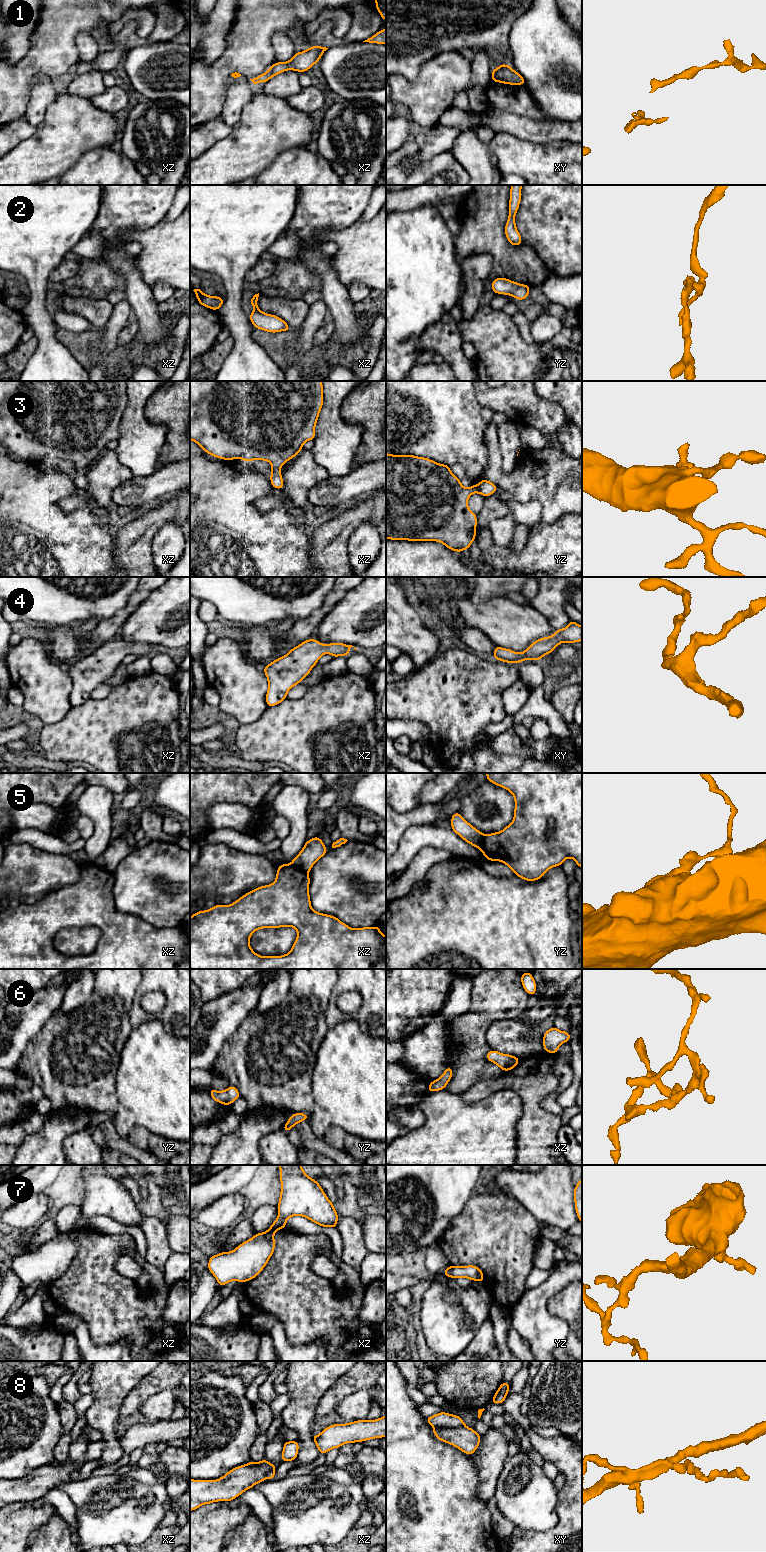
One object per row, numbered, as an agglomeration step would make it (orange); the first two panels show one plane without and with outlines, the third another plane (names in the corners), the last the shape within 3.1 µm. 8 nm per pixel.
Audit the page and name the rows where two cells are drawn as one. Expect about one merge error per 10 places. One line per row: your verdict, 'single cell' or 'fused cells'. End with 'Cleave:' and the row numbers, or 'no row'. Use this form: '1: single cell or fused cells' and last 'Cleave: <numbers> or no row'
1: single cell
2: single cell
3: single cell
4: single cell
5: fused cells
6: single cell
7: single cell
8: single cell
Cleave: 5

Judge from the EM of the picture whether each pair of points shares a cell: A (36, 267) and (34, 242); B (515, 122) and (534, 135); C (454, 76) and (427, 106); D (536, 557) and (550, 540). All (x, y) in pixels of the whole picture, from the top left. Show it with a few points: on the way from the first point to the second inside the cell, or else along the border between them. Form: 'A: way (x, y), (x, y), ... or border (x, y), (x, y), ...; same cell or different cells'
A: way (34, 261), (34, 248); same cell
B: way (520, 126), (529, 130); same cell
C: way (447, 83), (431, 99); same cell
D: way (541, 552), (545, 542); same cell

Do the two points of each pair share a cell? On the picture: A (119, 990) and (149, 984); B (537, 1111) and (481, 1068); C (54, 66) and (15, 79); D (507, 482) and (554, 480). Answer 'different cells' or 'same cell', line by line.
A: different cells
B: different cells
C: same cell
D: same cell

